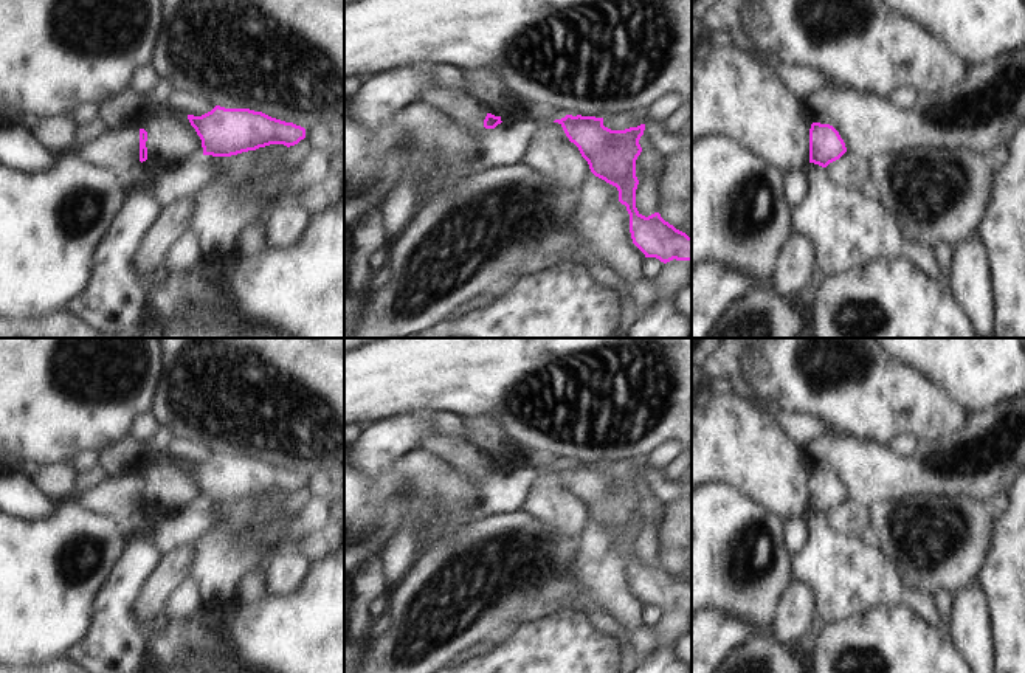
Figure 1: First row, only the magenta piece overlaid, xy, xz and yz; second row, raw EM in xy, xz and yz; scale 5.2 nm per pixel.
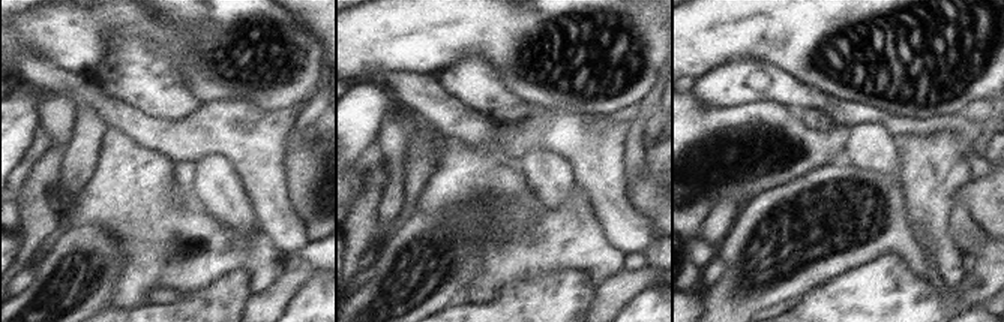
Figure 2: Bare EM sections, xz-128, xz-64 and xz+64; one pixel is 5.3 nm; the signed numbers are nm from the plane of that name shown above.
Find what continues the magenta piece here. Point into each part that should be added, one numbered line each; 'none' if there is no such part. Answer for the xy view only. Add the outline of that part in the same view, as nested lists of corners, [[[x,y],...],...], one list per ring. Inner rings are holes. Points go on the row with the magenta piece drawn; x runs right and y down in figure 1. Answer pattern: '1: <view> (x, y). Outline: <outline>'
1: xy (120, 149). Outline: [[[140,123],[123,130],[110,130],[90,144],[81,144],[78,150],[87,161],[101,167],[115,169],[123,177],[129,177],[141,163]]]

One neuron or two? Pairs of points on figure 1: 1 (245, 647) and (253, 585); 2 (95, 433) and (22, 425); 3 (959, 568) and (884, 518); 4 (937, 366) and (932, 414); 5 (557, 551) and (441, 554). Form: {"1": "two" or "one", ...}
{"1": "two", "2": "one", "3": "one", "4": "two", "5": "one"}

